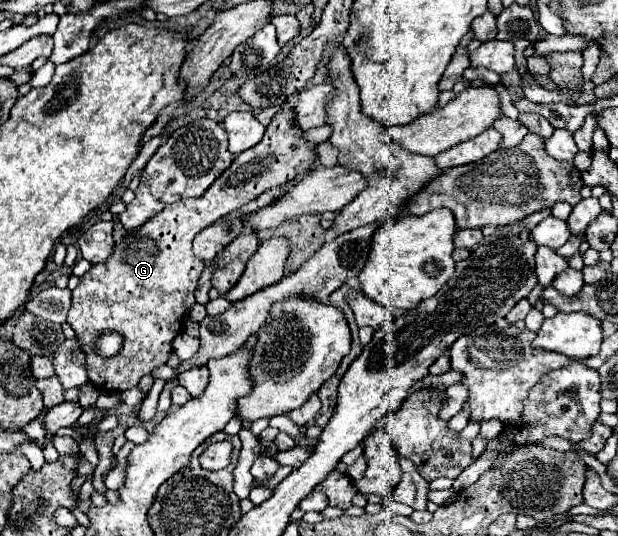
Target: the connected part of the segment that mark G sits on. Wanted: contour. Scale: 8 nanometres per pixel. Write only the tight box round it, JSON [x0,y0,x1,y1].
[67,103,319,393]

